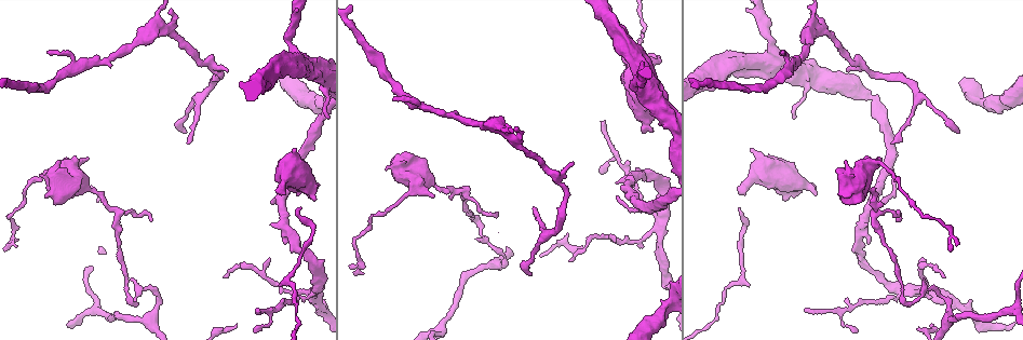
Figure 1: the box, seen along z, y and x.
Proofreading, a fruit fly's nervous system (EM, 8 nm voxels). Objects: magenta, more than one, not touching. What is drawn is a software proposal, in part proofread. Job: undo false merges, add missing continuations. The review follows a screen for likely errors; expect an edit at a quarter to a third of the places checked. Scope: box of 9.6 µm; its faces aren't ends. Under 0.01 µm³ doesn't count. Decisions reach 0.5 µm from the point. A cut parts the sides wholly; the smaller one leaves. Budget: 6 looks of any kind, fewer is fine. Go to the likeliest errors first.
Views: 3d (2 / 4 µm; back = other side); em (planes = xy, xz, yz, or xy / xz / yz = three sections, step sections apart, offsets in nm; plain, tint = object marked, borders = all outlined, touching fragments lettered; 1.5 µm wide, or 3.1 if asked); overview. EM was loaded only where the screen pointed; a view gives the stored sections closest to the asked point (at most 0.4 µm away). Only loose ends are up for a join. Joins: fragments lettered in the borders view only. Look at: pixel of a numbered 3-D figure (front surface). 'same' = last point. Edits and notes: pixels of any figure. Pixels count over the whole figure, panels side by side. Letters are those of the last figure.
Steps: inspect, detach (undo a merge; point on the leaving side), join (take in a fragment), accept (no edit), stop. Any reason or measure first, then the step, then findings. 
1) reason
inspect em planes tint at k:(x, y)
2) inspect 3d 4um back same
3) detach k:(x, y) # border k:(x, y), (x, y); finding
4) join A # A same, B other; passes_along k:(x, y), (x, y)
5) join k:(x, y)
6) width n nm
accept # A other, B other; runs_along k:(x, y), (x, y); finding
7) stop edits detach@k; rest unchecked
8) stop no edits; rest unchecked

thick end
inspect em planes plain at 1:(879, 158)

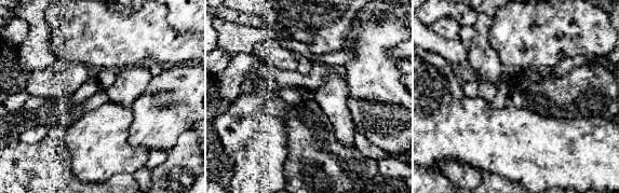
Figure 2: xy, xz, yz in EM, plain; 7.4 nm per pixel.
inspect em planes tint same

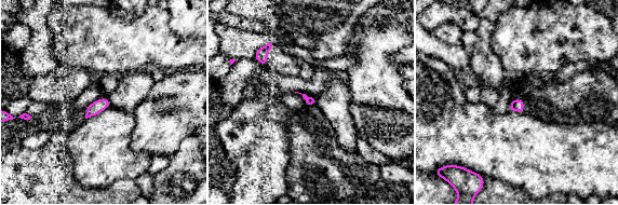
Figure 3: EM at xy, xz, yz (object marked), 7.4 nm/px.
inspect em planes borders same

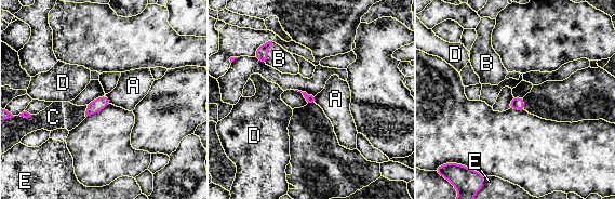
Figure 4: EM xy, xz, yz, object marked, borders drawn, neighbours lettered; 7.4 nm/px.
join B # A other, B same, C other, D other, E other; it goes on there

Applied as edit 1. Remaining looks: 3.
an open end
inspect em planes borders at 1:(47, 52)

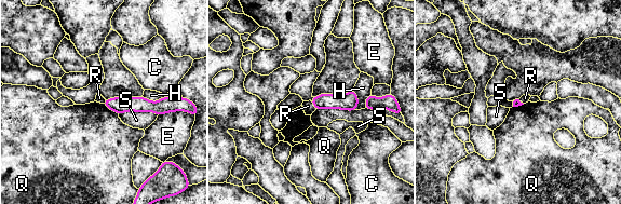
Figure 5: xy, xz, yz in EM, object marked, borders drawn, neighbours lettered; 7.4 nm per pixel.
accept # C other, E other, H other, Q other, R other, S other; runs_along 5:(107, 102), (169, 108); none of them fits

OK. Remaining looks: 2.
arms part here
inspect em planes borders at 1:(463, 191)

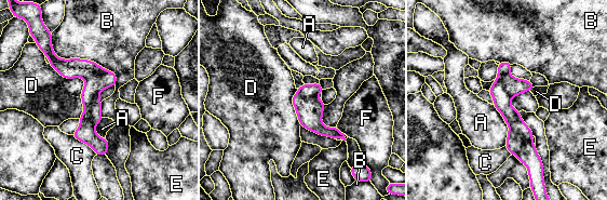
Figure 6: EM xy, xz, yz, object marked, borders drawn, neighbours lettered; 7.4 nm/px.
detach 6:(95, 111) # A other, B other, C other, D other, E other, F other; border 6:(98, 93), (90, 109), (94, 127); a second neuron is stuck on

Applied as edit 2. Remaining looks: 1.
stop edits join@4, detach@6; rest unchecked

